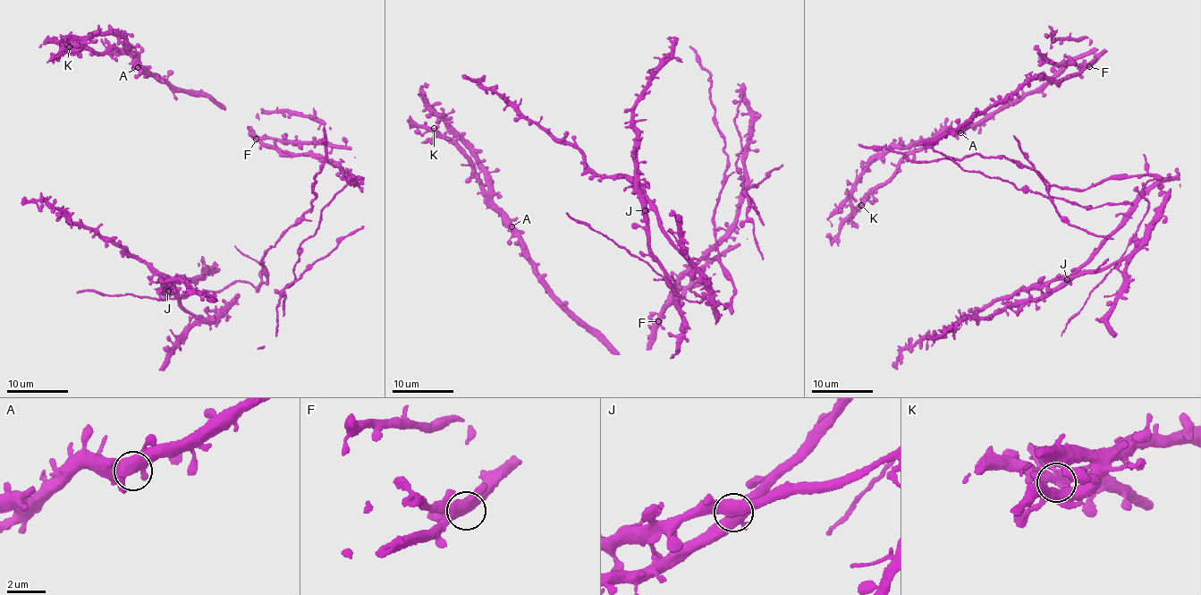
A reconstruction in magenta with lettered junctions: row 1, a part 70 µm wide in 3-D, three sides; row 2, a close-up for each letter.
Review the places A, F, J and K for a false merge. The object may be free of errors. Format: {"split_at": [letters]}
{"split_at": []}

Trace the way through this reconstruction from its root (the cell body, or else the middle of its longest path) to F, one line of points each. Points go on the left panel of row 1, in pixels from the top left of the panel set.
F: (340, 191), (355, 182), (337, 166), (276, 149), (256, 139)

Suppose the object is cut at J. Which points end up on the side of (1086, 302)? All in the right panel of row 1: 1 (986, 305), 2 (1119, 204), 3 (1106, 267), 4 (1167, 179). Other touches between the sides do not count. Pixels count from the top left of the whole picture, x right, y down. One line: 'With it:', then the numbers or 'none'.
With it: 1, 2, 3

